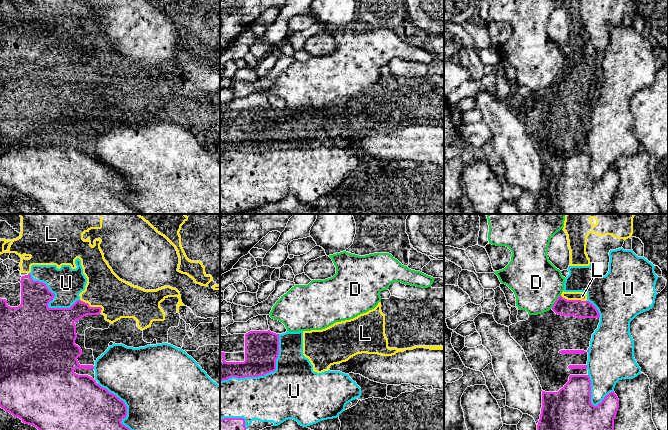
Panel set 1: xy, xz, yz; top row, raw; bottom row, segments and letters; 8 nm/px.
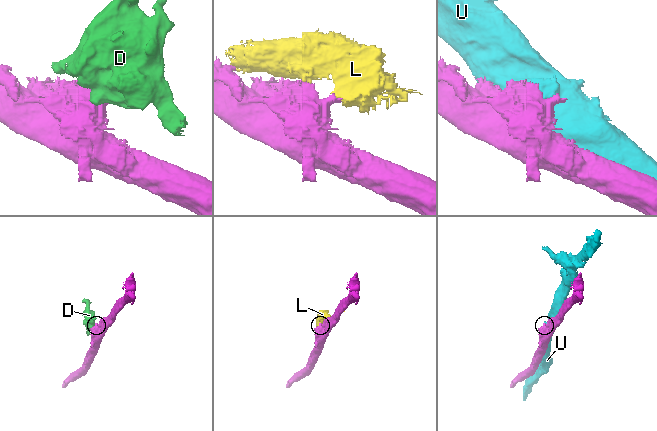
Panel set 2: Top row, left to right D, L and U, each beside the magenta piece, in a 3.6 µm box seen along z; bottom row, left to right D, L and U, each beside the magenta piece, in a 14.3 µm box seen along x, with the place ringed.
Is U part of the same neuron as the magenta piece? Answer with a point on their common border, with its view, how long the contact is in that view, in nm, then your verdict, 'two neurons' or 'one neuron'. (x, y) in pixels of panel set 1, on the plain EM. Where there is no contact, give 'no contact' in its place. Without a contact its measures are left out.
xz (265, 149) | 600 nm | two neurons

